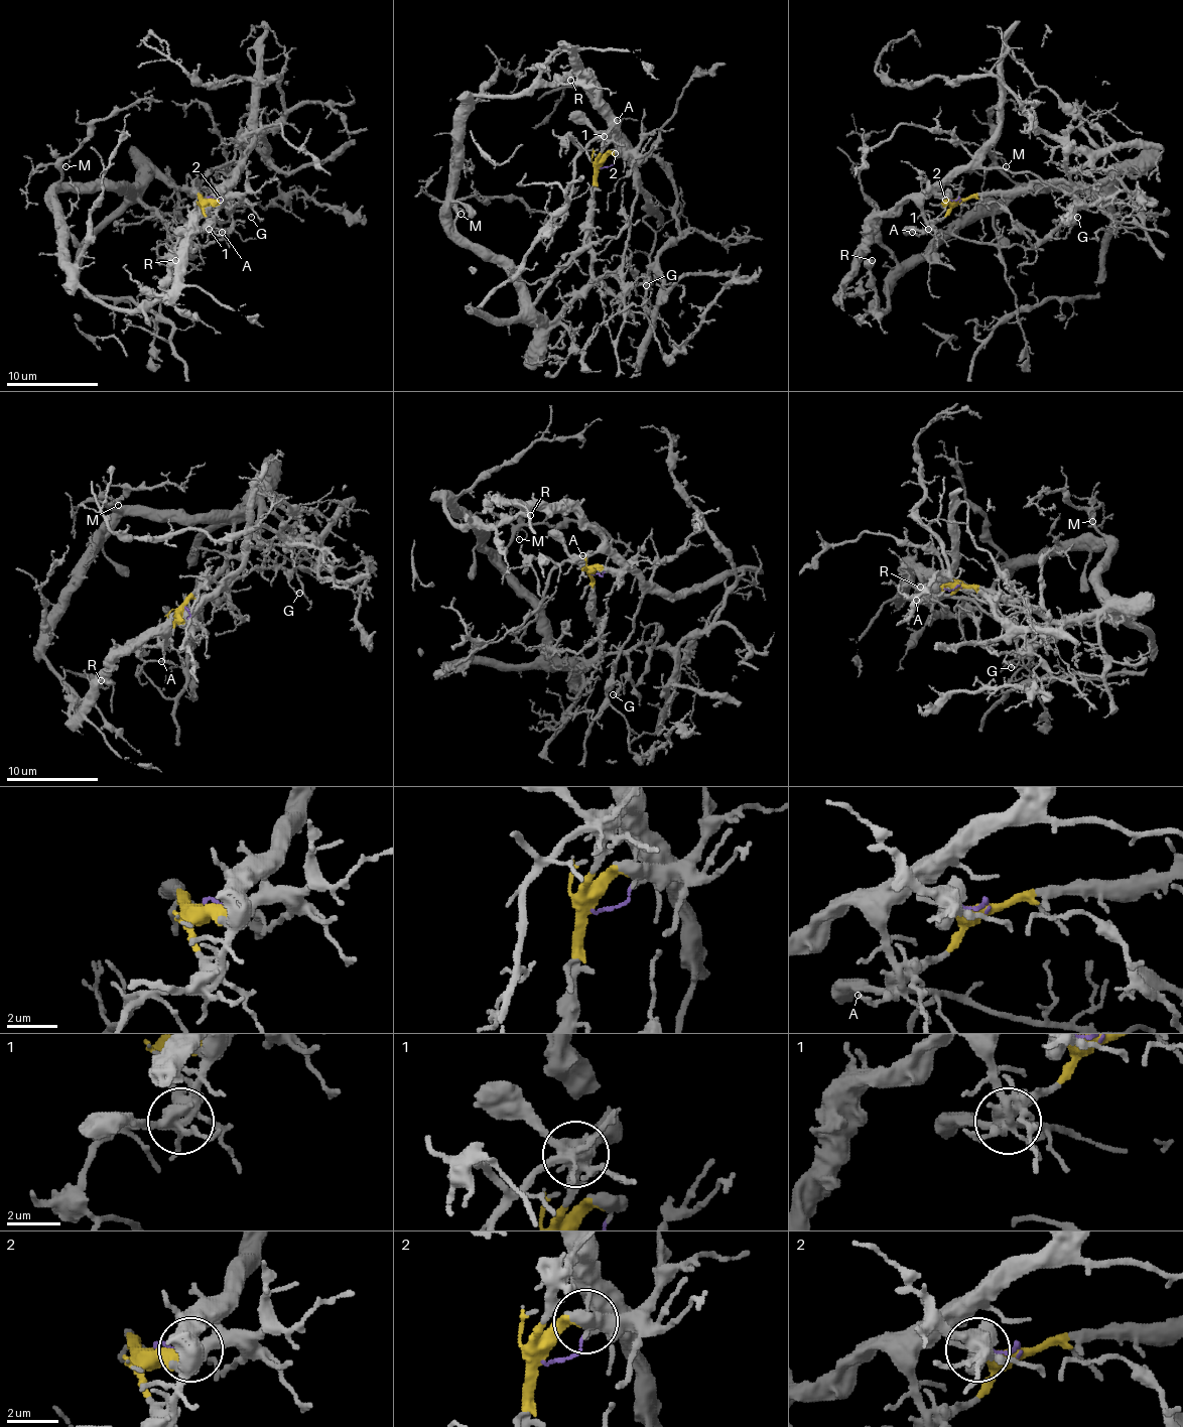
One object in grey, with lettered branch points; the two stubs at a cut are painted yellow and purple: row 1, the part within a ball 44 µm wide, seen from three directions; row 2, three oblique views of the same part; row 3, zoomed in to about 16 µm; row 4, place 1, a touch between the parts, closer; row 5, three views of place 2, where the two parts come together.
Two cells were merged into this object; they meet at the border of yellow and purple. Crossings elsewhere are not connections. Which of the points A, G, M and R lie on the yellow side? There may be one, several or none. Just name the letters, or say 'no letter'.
A, M, R

